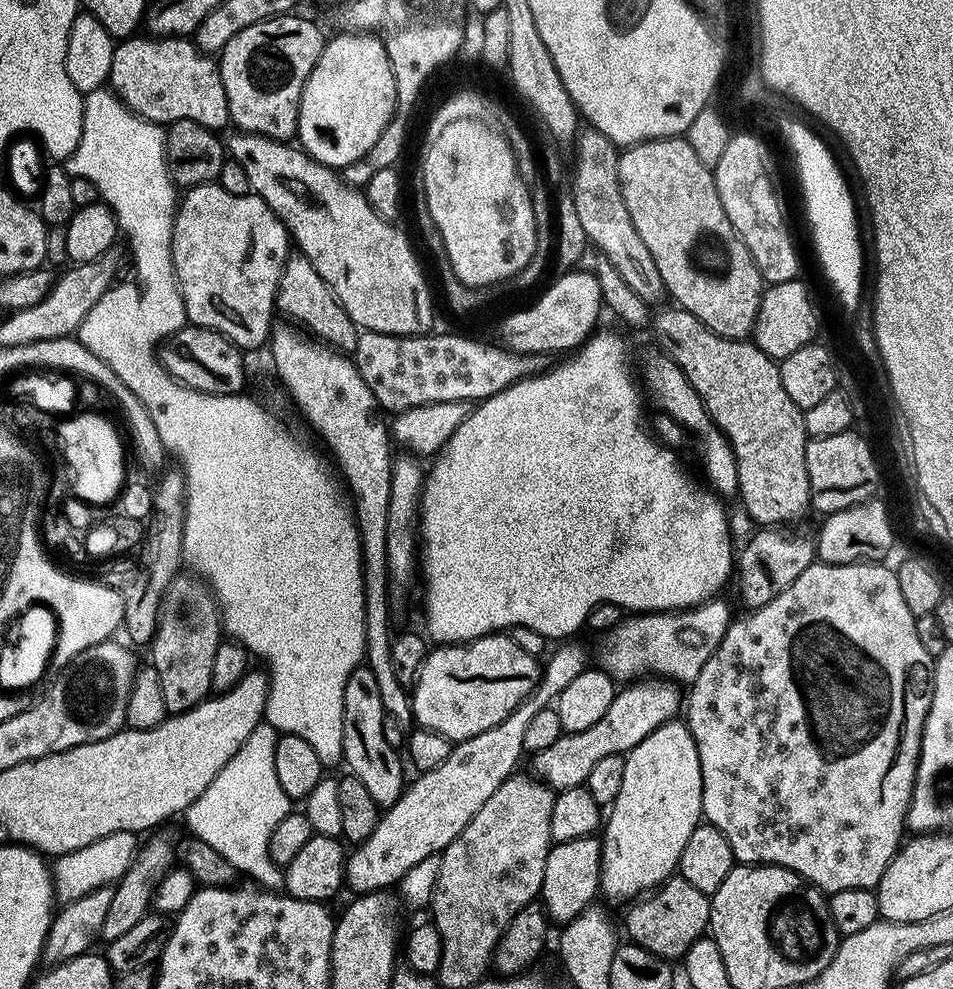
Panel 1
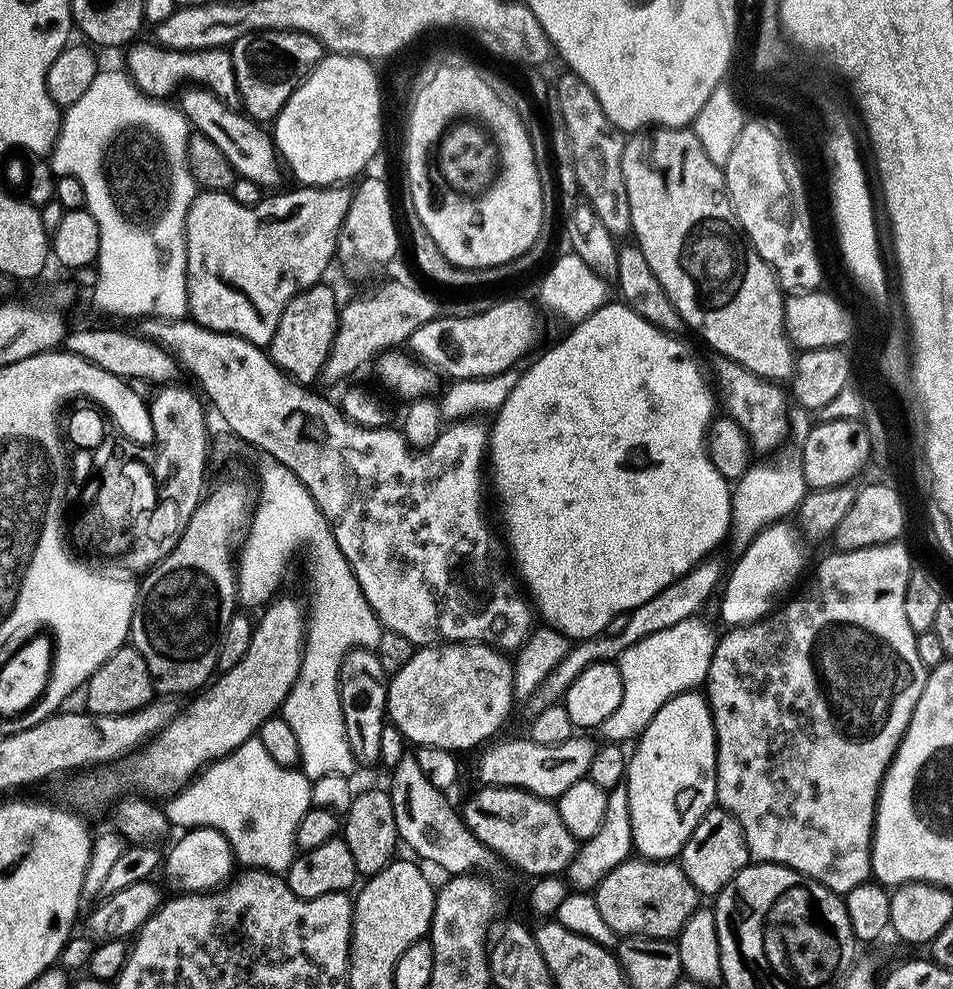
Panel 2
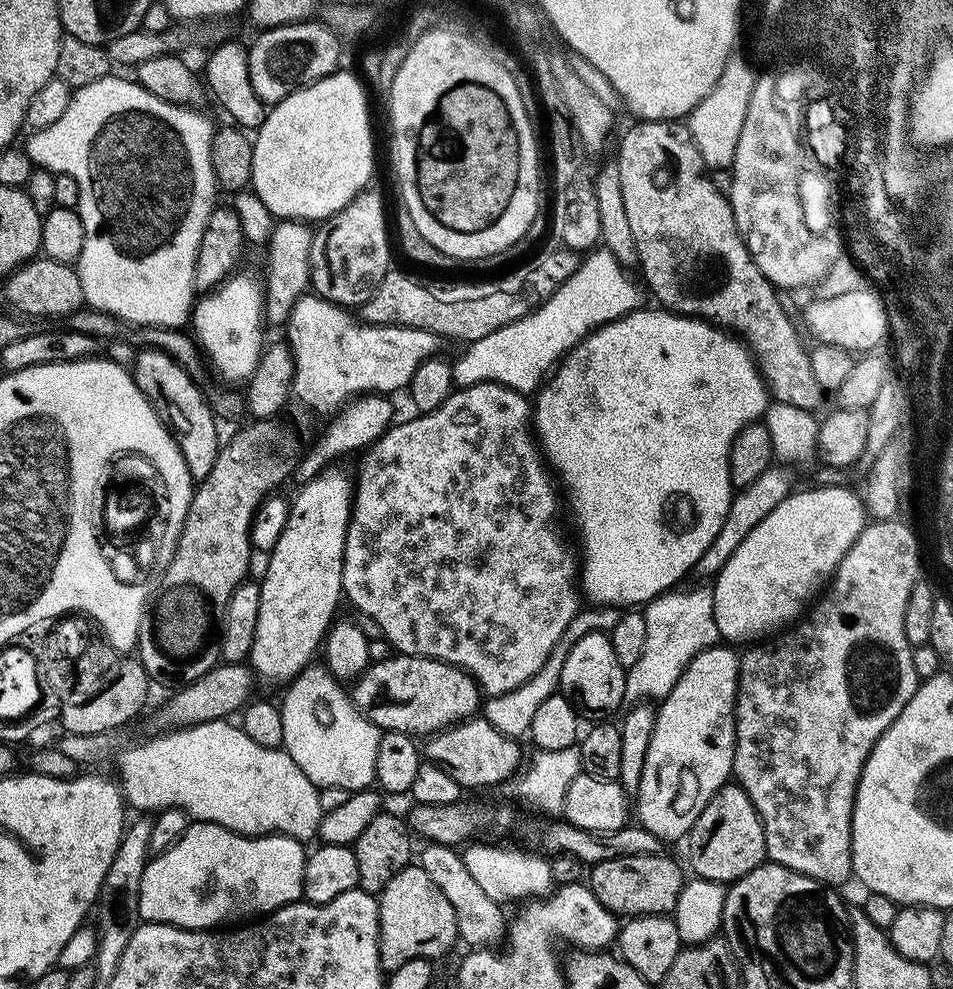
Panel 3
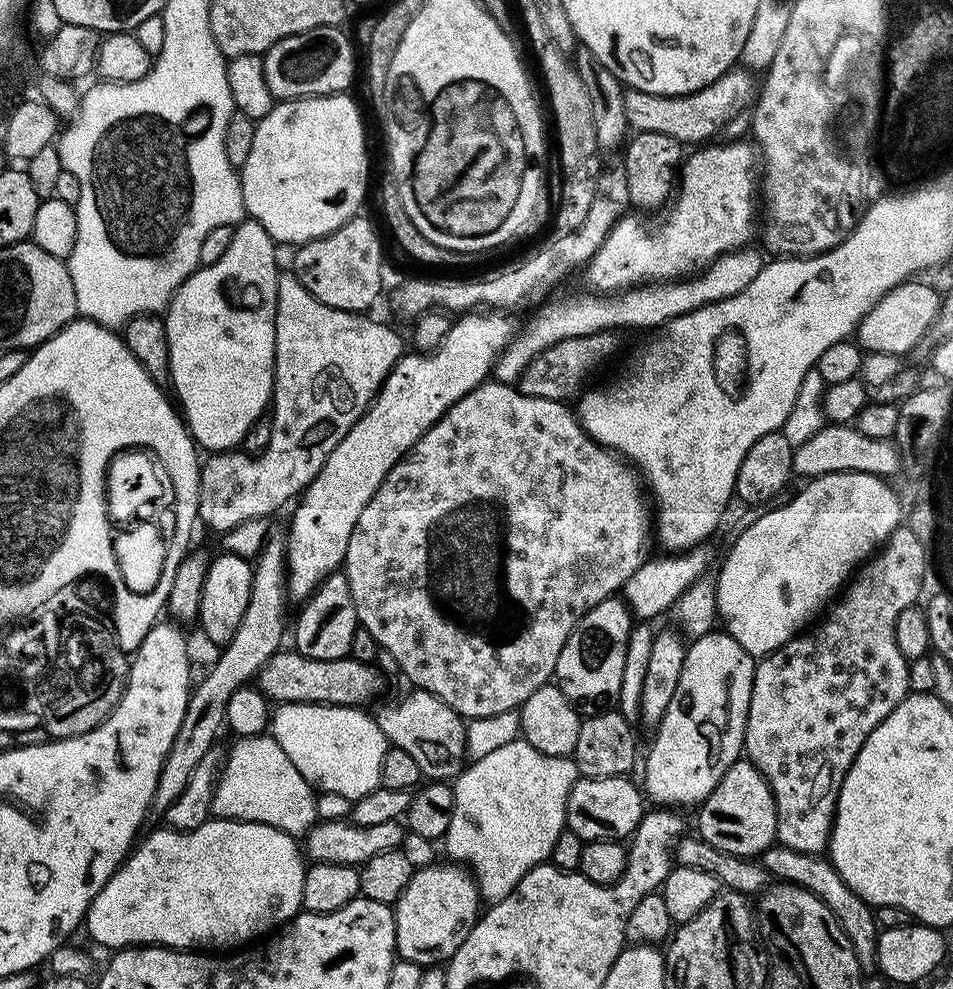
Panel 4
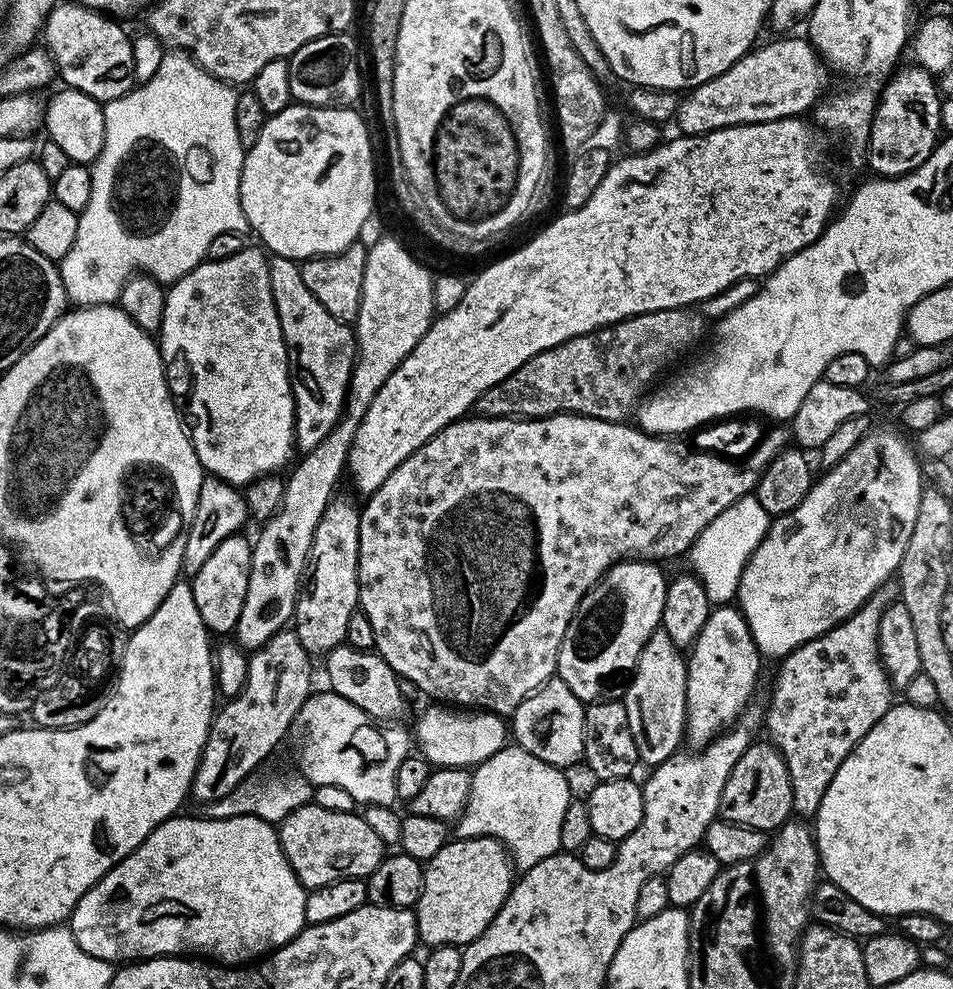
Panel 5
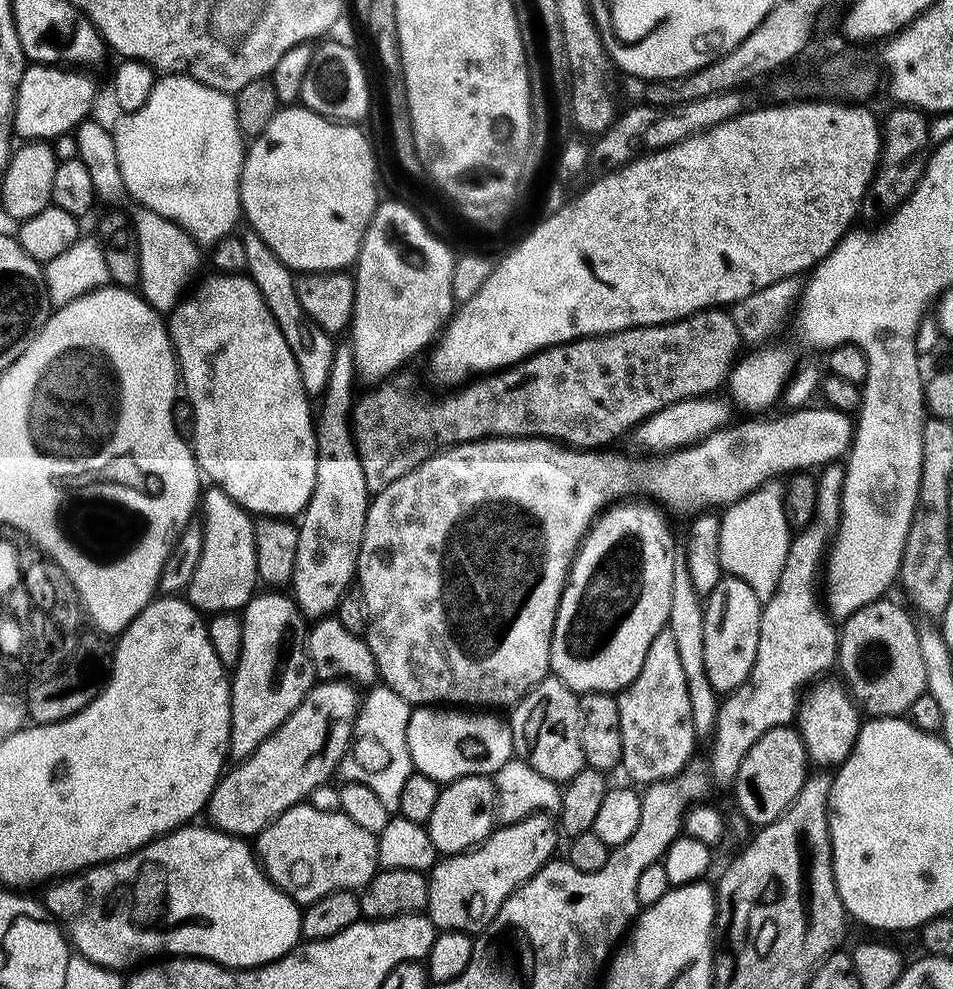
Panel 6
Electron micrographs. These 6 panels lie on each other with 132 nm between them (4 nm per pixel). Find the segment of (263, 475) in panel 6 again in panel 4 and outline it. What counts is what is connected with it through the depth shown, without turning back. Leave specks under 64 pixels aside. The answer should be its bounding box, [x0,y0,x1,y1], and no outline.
[163,218,280,452]

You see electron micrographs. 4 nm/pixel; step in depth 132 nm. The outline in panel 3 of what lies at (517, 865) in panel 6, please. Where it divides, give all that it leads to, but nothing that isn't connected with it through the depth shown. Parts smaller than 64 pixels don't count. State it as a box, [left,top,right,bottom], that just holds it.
[379,866,457,973]

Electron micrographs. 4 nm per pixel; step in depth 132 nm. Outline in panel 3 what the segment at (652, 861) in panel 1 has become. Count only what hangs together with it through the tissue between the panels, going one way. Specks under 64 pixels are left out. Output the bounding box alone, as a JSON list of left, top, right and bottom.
[634,646,740,842]

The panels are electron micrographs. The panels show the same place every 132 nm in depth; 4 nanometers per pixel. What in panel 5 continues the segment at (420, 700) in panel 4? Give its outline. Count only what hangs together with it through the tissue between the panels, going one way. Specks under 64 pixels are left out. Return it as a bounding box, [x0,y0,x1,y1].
[323,643,404,722]

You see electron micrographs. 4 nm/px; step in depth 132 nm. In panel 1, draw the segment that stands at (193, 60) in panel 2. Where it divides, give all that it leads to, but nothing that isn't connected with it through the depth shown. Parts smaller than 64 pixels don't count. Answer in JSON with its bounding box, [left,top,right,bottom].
[108,34,229,130]

